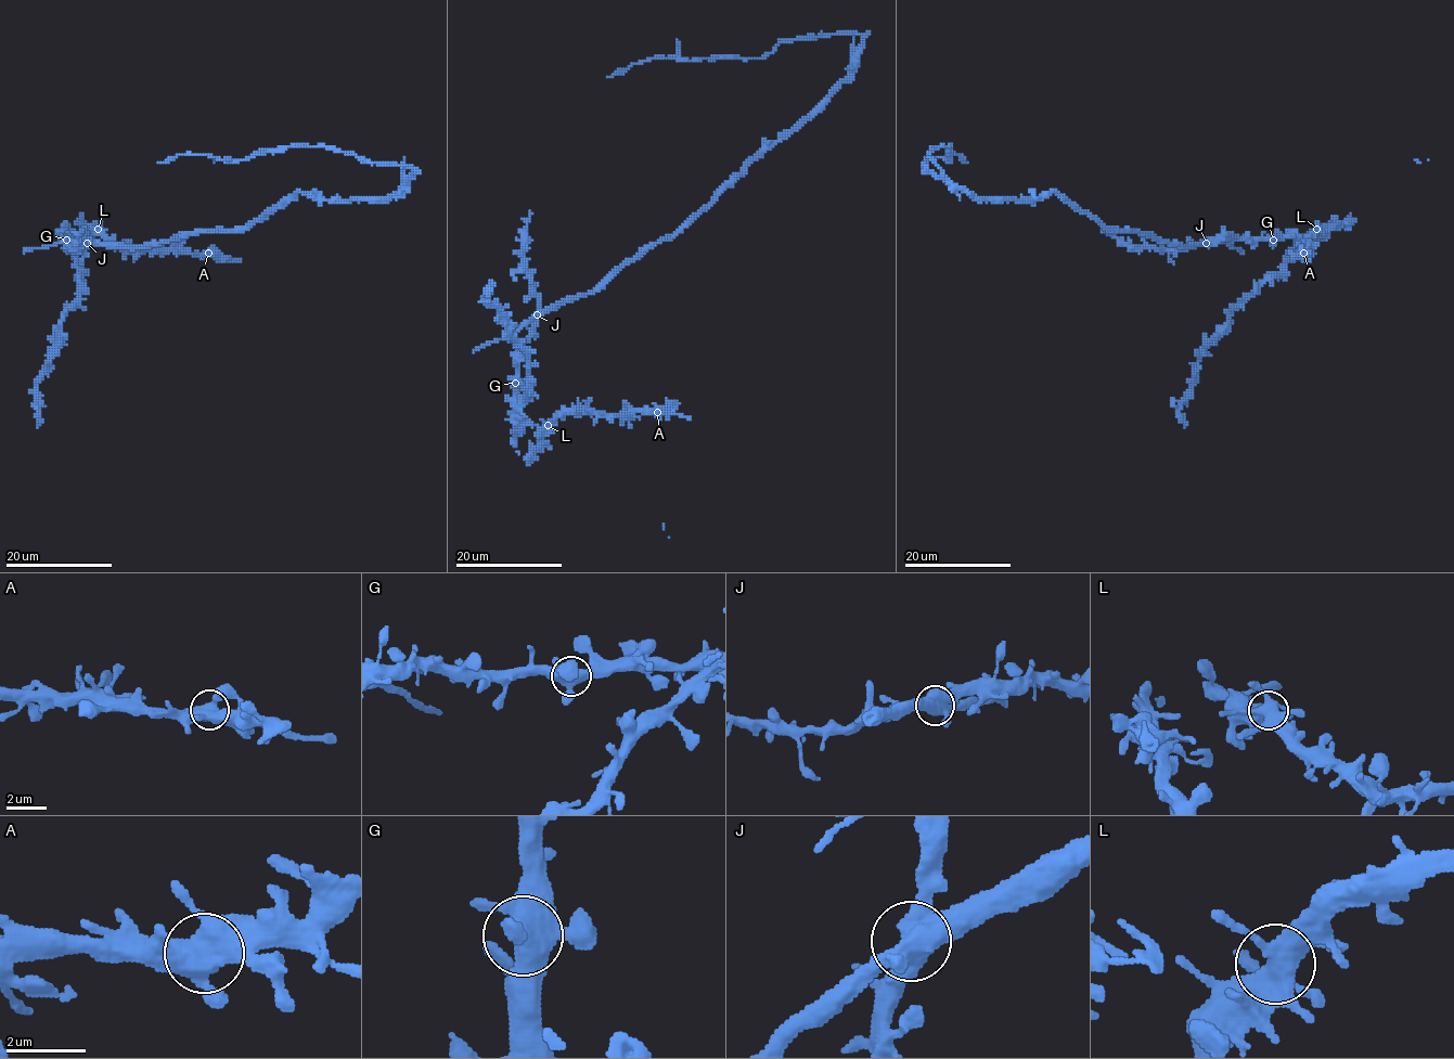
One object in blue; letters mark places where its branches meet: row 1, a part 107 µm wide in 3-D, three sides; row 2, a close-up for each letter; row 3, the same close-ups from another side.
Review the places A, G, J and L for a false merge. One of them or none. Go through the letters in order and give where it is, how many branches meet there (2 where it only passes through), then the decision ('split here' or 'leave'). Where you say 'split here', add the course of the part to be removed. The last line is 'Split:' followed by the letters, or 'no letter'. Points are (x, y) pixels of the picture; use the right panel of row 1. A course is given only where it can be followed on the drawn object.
A: place (1303, 253); branches 5; leave
G: place (1273, 240); branches 5; leave
J: place (1206, 243); branches 5; split here; course (1205, 244), (1109, 231), (1054, 191), (978, 201), (924, 167), (942, 145), (948, 159), (968, 162)
L: place (1316, 229); branches 5; leave
Split: J

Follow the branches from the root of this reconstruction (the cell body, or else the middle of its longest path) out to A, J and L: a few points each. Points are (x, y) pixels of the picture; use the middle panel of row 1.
A: (666, 240), (538, 317), (517, 362), (515, 447), (527, 455), (557, 417), (578, 411), (657, 412)
J: (666, 240), (645, 246), (591, 292), (568, 297), (537, 314)
L: (666, 240), (645, 246), (591, 292), (553, 304), (536, 321), (517, 362), (517, 451), (527, 455), (548, 425)

